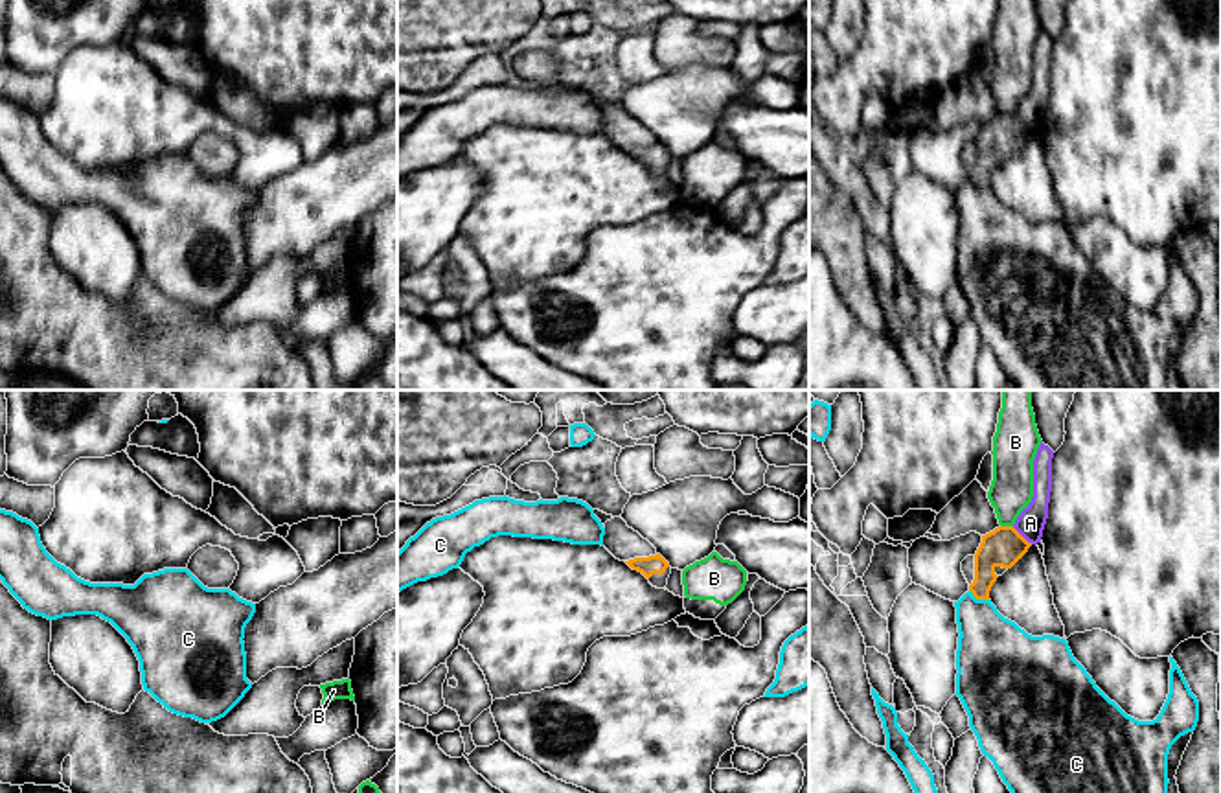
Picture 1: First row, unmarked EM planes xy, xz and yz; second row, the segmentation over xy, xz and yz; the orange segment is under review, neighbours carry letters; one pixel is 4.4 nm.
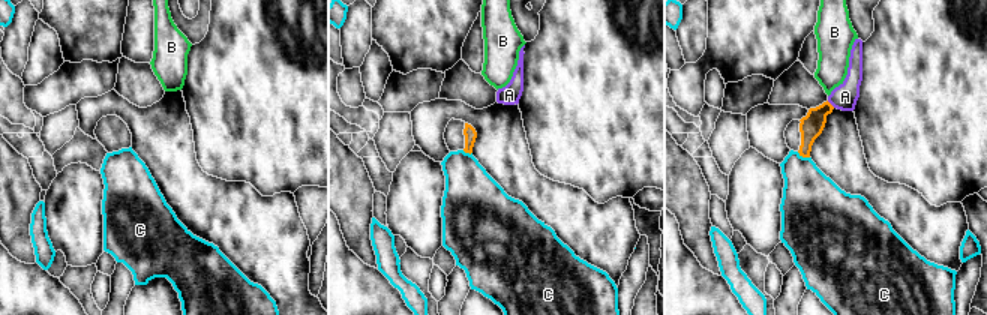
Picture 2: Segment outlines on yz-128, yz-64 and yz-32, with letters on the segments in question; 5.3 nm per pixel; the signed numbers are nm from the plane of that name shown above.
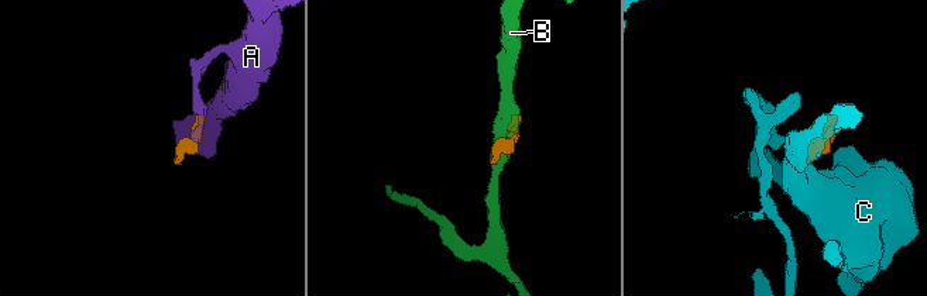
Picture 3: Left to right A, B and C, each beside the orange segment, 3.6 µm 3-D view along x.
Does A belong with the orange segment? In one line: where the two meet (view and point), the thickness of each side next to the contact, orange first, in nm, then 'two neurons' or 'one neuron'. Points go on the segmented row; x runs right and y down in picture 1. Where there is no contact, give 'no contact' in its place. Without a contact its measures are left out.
meets orange in yz at (1021, 536); 170 nm thick on the orange side, 120 nm on the other; two neurons

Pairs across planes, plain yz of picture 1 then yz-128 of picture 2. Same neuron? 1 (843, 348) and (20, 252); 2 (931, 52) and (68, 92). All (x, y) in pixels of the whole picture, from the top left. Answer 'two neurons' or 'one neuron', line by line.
1: two neurons
2: two neurons

